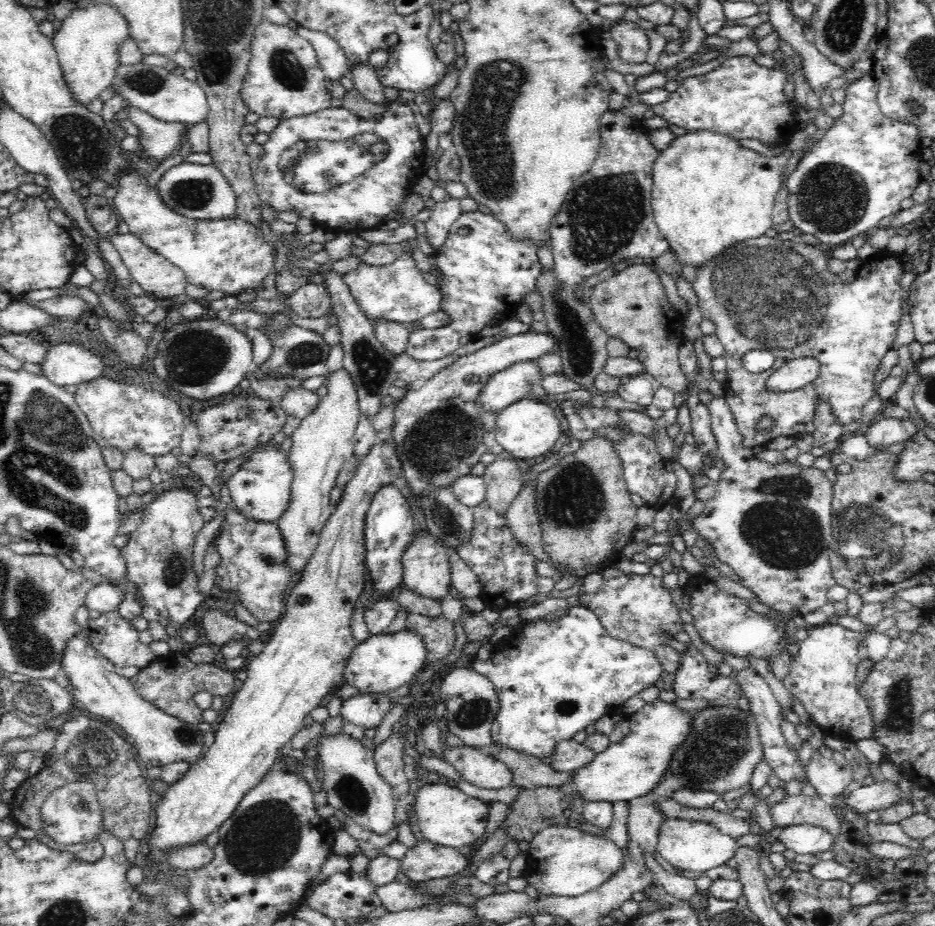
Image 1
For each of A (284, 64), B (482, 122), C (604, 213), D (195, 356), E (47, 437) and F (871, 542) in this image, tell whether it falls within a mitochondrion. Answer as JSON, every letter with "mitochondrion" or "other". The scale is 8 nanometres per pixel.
{"A":"mitochondrion","B":"mitochondrion","C":"mitochondrion","D":"mitochondrion","E":"mitochondrion","F":"mitochondrion"}

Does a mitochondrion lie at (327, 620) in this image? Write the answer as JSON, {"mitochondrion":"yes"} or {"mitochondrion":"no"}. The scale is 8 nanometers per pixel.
{"mitochondrion":"no"}

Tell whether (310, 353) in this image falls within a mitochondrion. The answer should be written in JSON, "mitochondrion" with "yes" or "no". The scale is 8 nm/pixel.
{"mitochondrion":"yes"}

